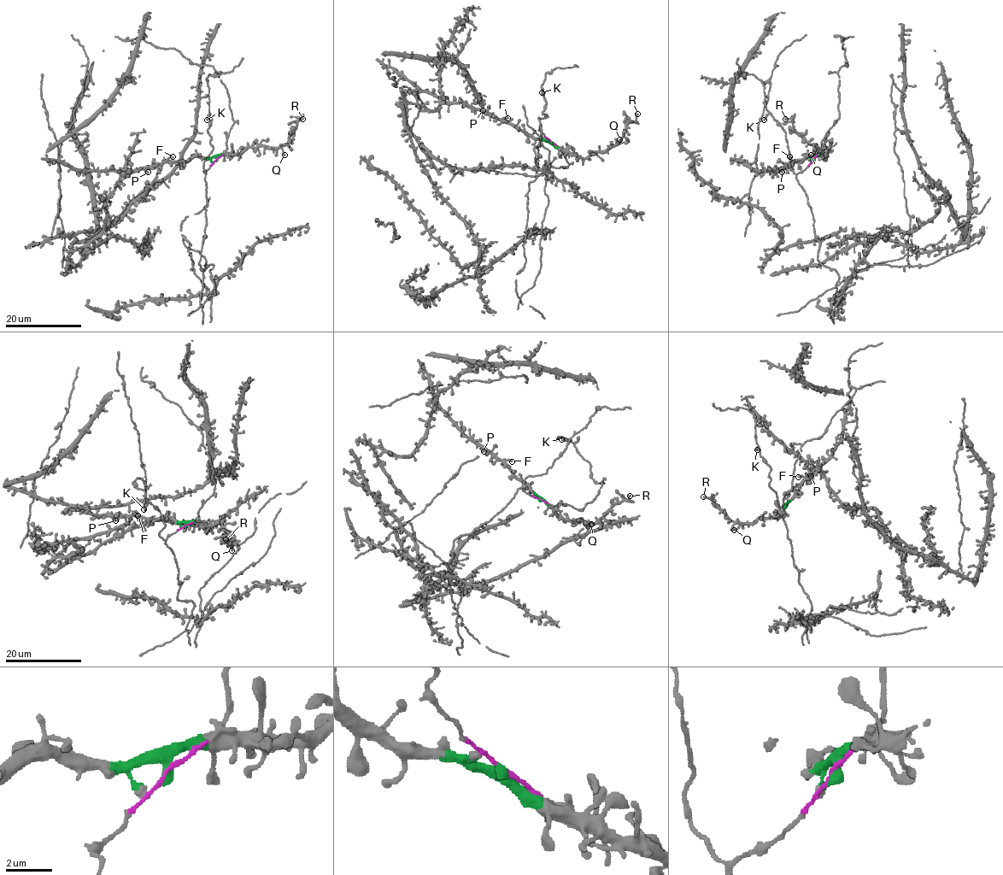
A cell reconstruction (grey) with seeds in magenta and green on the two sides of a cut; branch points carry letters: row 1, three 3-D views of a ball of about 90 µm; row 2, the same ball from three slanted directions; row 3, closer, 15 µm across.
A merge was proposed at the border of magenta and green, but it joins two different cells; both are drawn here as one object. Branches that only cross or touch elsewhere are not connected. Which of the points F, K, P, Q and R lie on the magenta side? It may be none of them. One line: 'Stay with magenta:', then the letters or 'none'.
Stay with magenta: K

